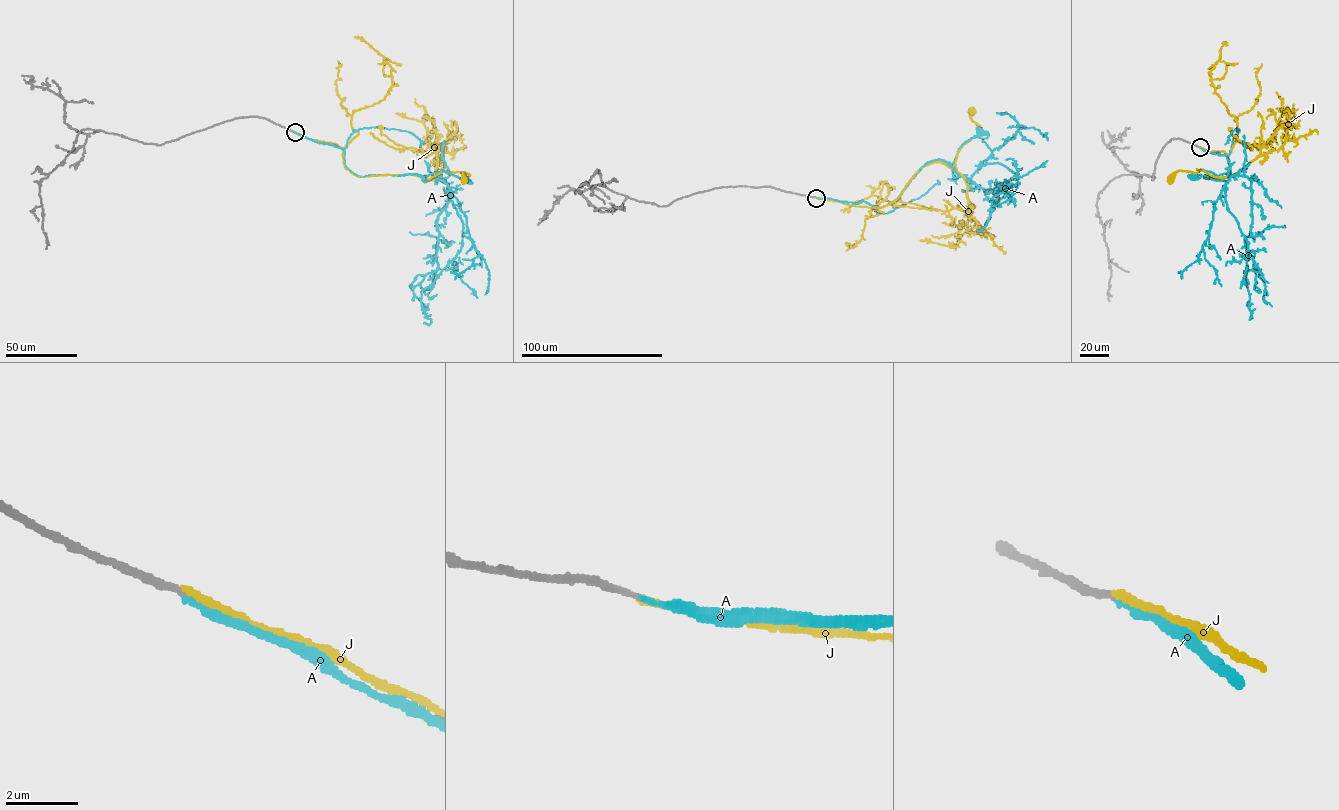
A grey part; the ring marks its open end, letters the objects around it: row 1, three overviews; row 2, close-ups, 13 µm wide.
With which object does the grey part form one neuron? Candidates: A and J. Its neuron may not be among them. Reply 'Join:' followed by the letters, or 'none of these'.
Join: A

